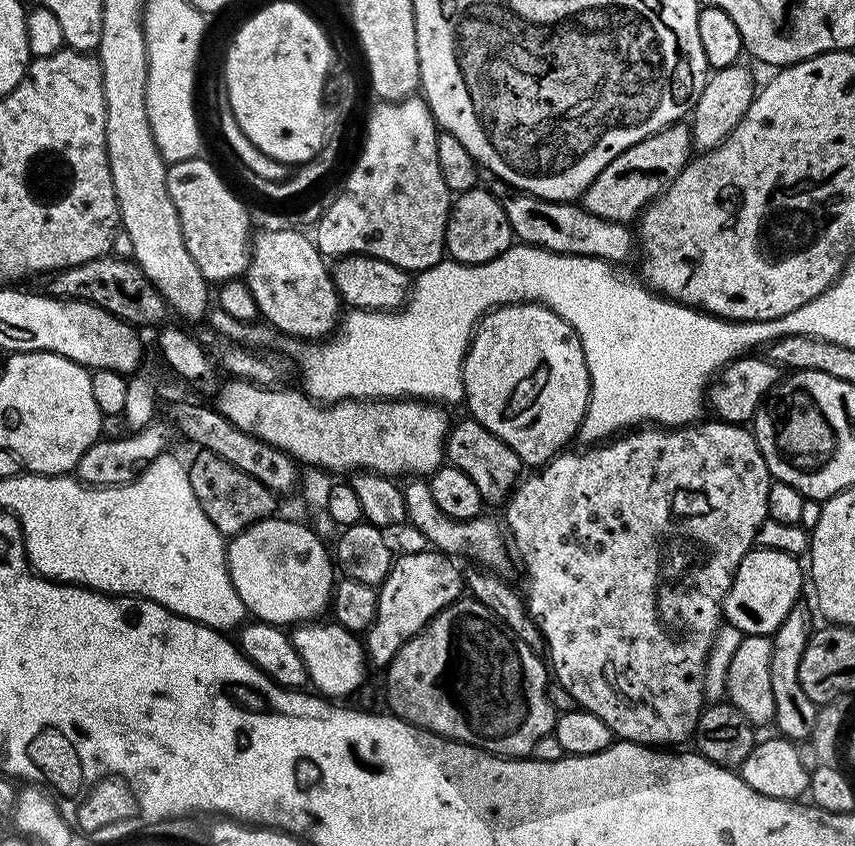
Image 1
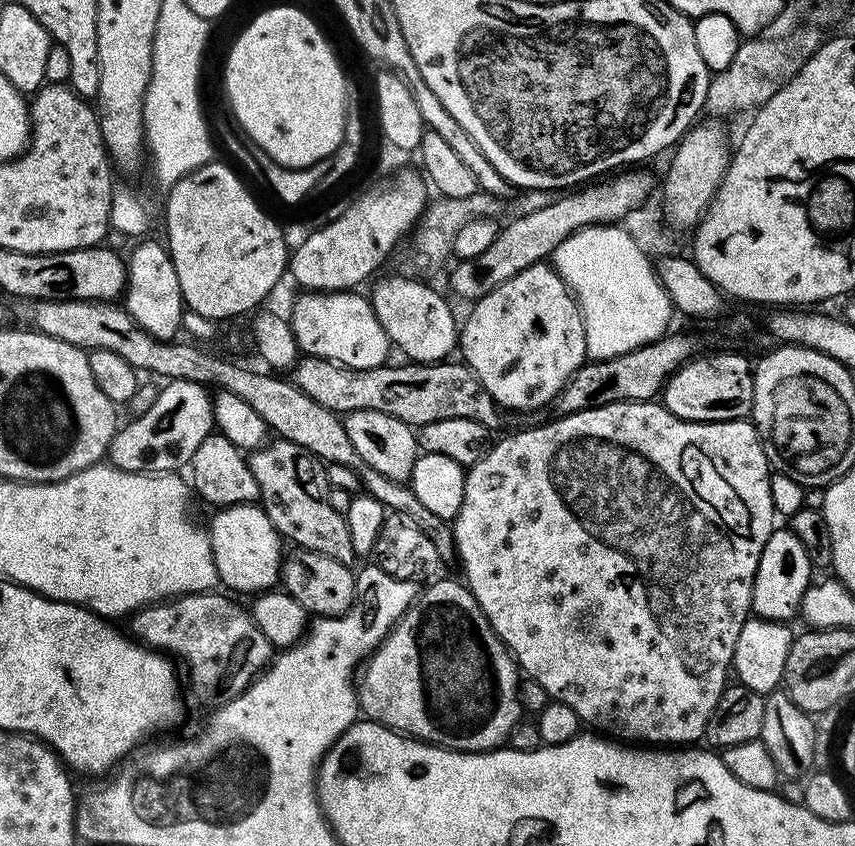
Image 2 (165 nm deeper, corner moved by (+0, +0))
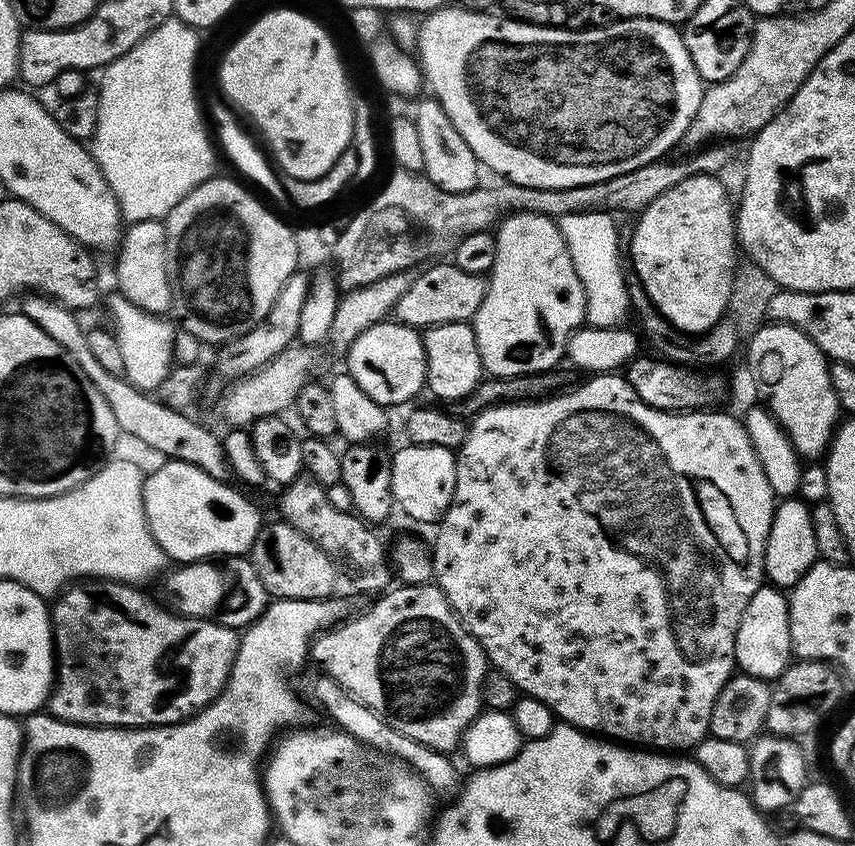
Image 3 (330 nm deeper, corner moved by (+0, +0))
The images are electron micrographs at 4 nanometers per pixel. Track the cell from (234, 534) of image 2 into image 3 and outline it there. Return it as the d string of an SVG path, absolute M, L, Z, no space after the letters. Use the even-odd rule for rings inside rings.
M167 459L160 470L146 476L144 513L148 519L148 529L169 561L180 560L176 562L185 565L197 560L251 553L262 527L262 519L259 510L242 493L235 492L232 486L231 483L210 478L210 474L198 466L181 460Z

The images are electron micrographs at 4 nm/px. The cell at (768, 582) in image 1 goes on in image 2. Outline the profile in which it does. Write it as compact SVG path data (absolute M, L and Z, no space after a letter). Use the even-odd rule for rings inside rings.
M777 527L770 534L770 538L766 542L766 546L762 546L762 558L758 558L758 570L756 571L754 586L752 587L752 612L755 613L755 615L761 620L779 620L781 622L791 621L791 616L793 615L795 617L797 613L799 613L800 603L804 601L804 595L806 594L806 590L813 583L814 577L812 577L812 575L814 575L814 569L812 567L812 563L810 562L810 558L806 554L805 548L802 547L802 542L798 542L798 538L793 534L791 527Z

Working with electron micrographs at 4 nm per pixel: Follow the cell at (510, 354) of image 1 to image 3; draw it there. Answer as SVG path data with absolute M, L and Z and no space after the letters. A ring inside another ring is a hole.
M513 212L505 215L499 221L494 235L496 257L486 280L487 292L476 315L470 321L485 373L492 378L511 378L531 376L533 372L553 371L559 365L556 363L565 359L568 340L585 323L588 310L584 287L578 278L578 270L574 270L566 238L553 217L539 216L533 212Z

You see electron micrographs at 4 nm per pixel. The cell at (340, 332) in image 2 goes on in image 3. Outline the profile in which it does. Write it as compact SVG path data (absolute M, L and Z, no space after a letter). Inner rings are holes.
M381 322L379 324L370 325L368 329L364 329L353 340L353 344L349 348L346 359L347 375L354 378L354 382L358 382L358 386L362 386L362 390L366 390L366 394L370 394L370 398L374 398L374 402L391 406L391 404L404 404L407 400L412 400L421 391L426 388L426 354L424 353L424 337L416 328L399 322Z

